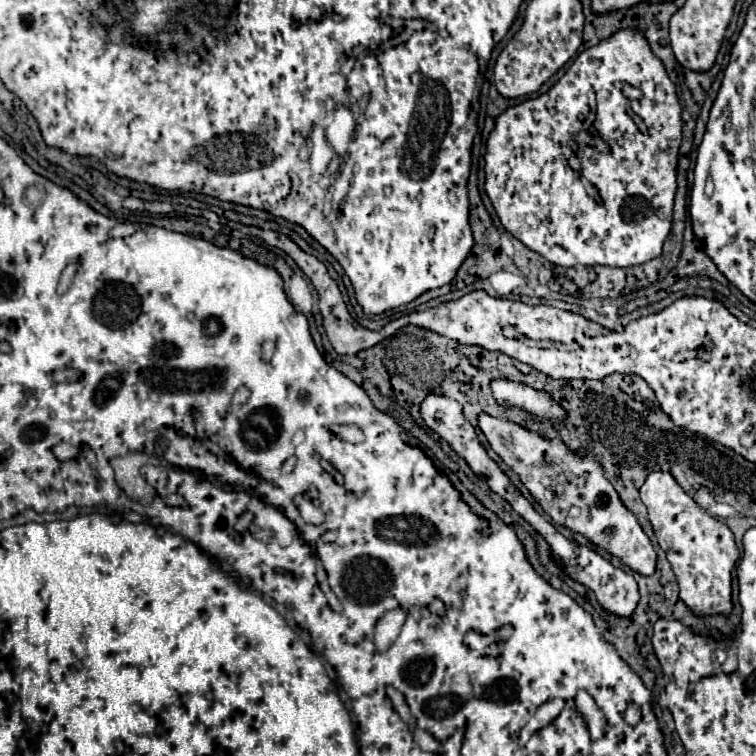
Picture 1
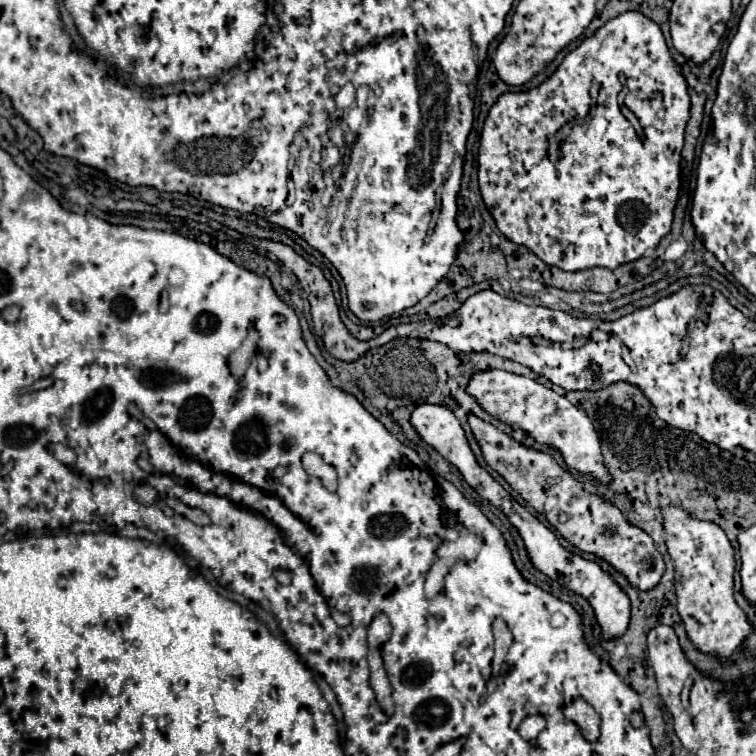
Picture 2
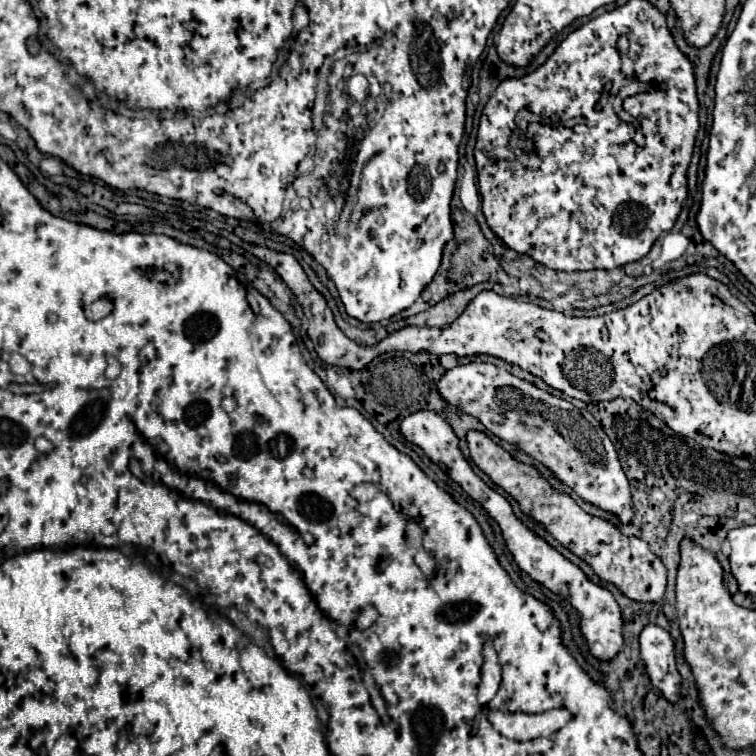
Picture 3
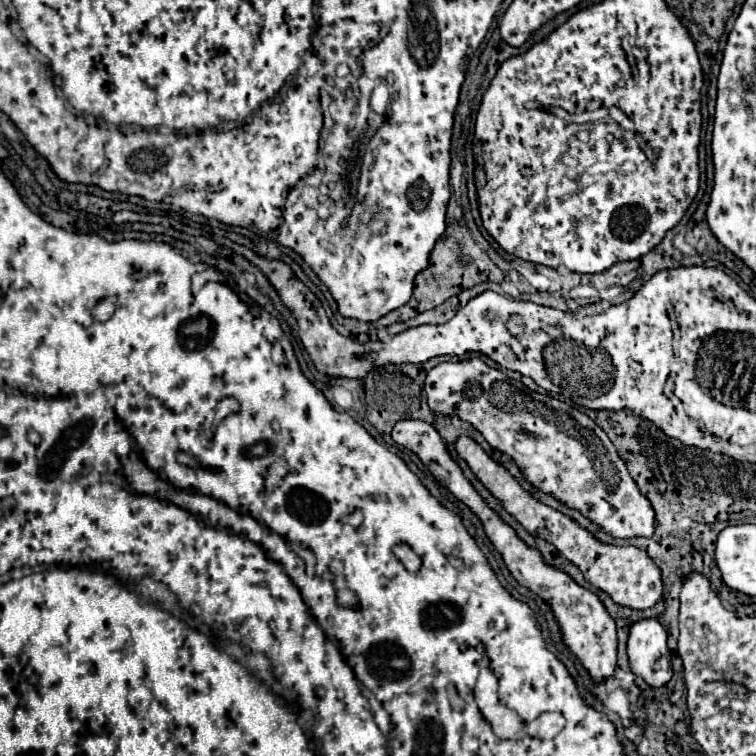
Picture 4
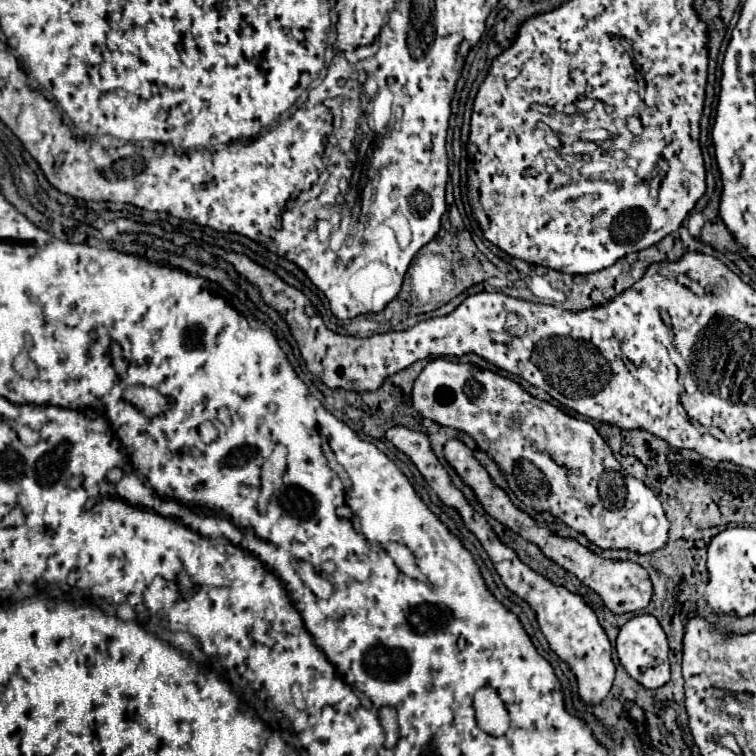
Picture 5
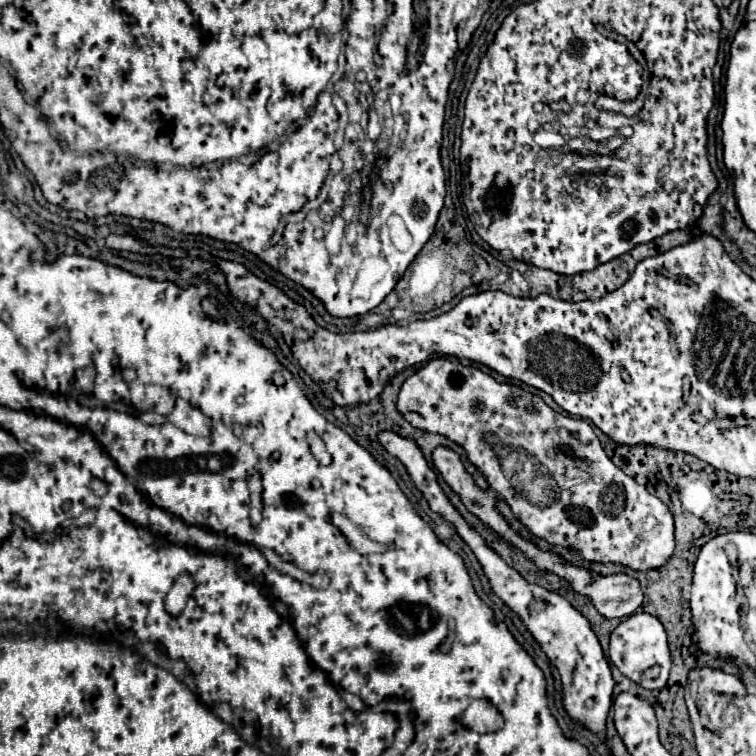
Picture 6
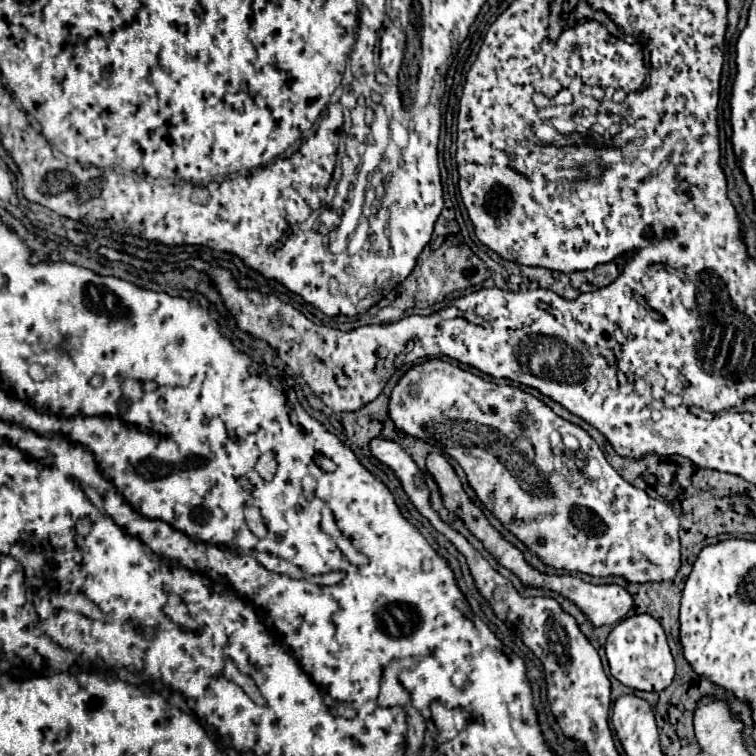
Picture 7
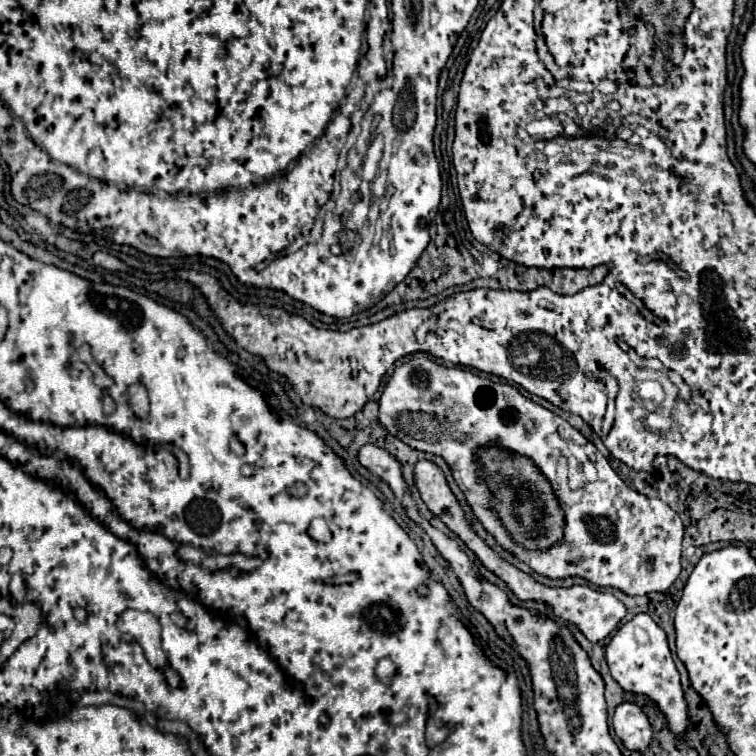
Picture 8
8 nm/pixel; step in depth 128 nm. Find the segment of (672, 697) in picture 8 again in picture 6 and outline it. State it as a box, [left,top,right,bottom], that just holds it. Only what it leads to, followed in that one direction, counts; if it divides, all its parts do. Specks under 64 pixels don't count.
[610,612,672,690]

